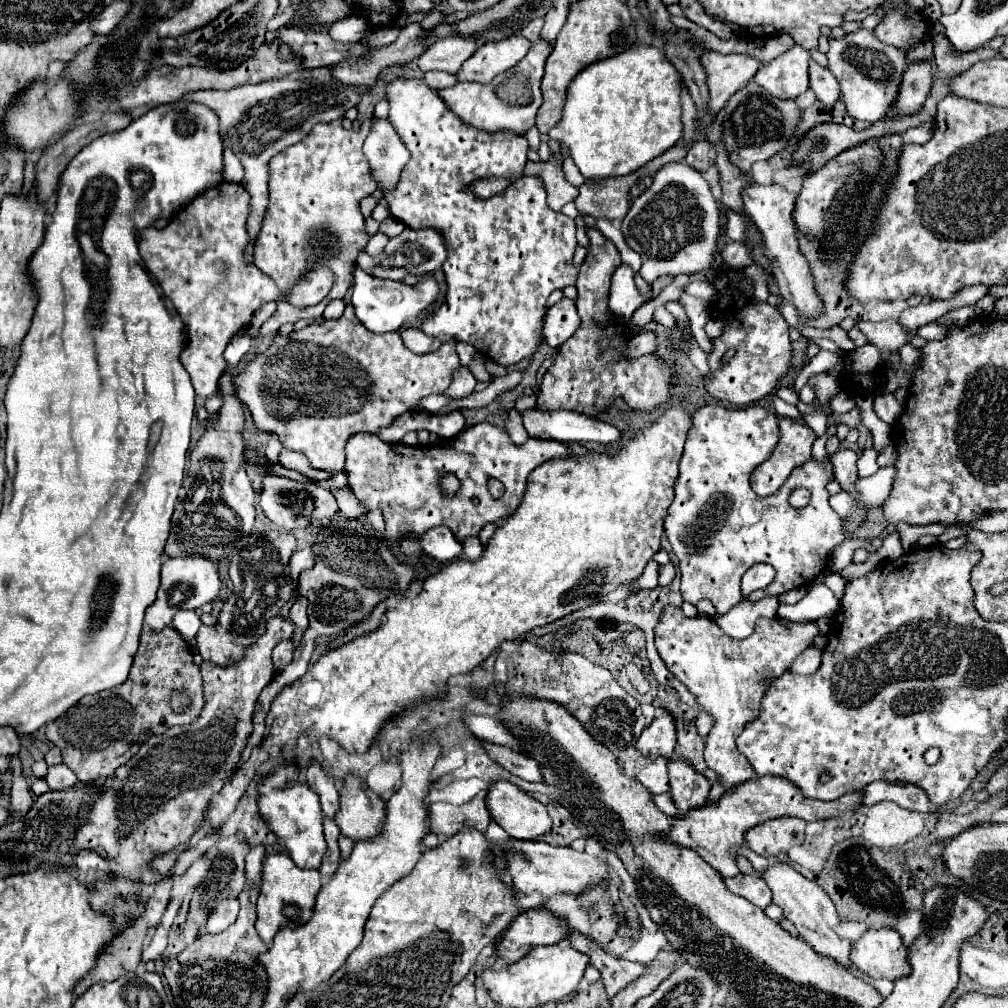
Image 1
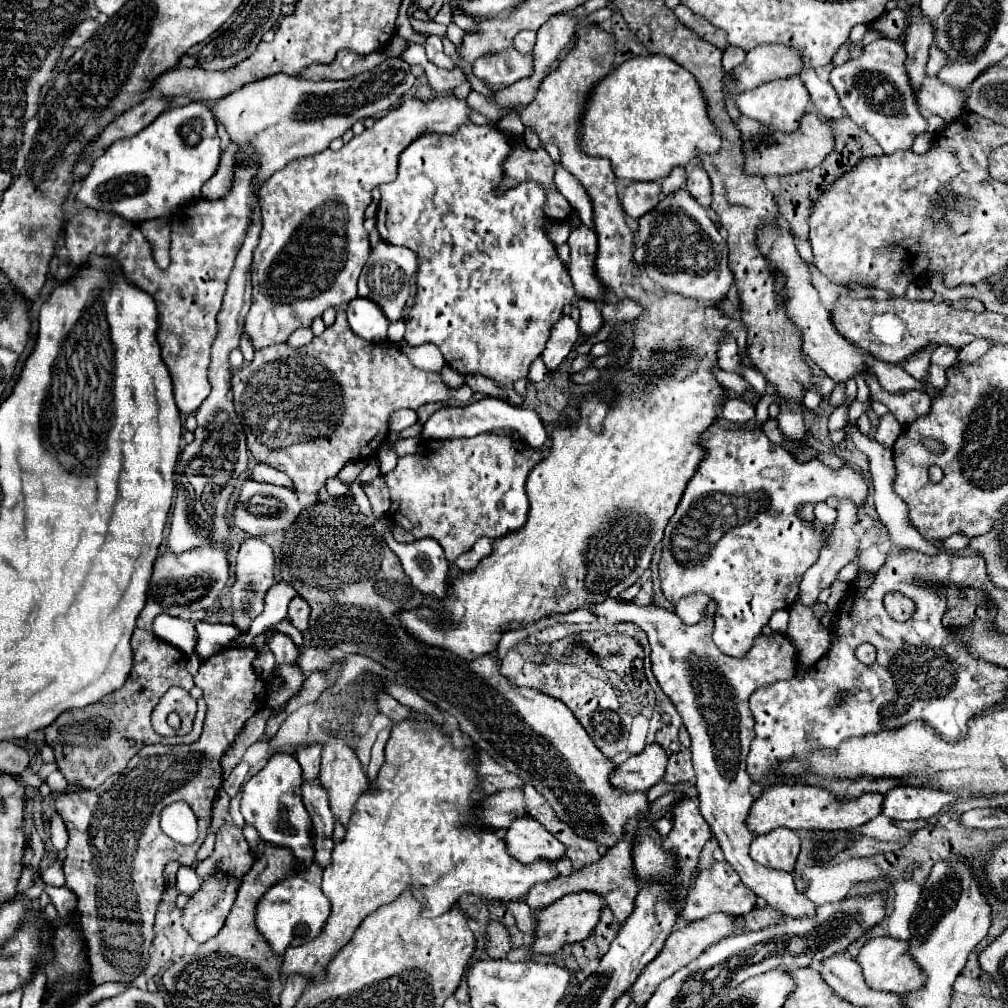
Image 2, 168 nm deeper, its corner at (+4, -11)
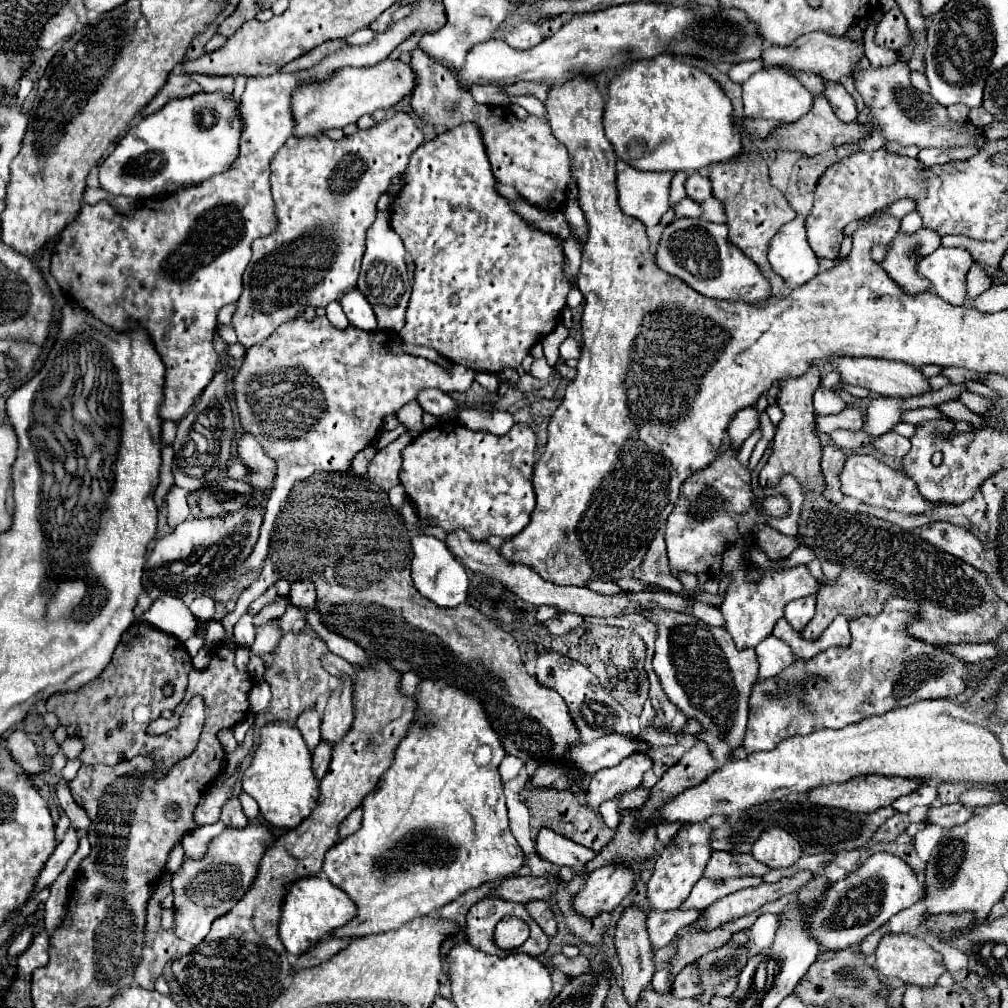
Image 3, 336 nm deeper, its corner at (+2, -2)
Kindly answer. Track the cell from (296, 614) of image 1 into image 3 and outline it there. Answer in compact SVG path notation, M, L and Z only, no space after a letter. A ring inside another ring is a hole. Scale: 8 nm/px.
M293 582L291 592L289 592L289 600L291 600L291 604L295 604L299 608L313 610L315 602L317 602L315 586L311 586L311 582Z

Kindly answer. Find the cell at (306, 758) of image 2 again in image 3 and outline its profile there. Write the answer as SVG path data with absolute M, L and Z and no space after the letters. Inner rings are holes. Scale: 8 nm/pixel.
M315 708L303 710L303 714L297 718L295 726L301 730L301 734L303 734L309 750L313 750L319 744L319 740L321 740L321 732L319 732L321 716L319 716L319 712Z

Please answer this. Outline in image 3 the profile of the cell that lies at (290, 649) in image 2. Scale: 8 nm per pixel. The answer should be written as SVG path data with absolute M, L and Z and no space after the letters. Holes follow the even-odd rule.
M289 604L287 610L285 610L285 614L279 618L279 626L281 626L281 632L295 632L295 634L301 632L301 628L307 626L305 610Z

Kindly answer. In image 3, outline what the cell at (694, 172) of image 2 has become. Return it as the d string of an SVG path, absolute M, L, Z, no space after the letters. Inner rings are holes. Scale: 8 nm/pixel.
M693 174L685 182L685 192L691 200L701 204L711 196L711 182L707 178L703 178L701 174Z

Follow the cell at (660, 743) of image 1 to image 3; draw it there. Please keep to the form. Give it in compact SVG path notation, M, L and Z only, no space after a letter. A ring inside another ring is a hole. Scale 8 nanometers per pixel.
M631 754L619 766L599 770L587 784L587 804L597 810L601 802L637 788L647 770L651 770L651 758L645 754Z

